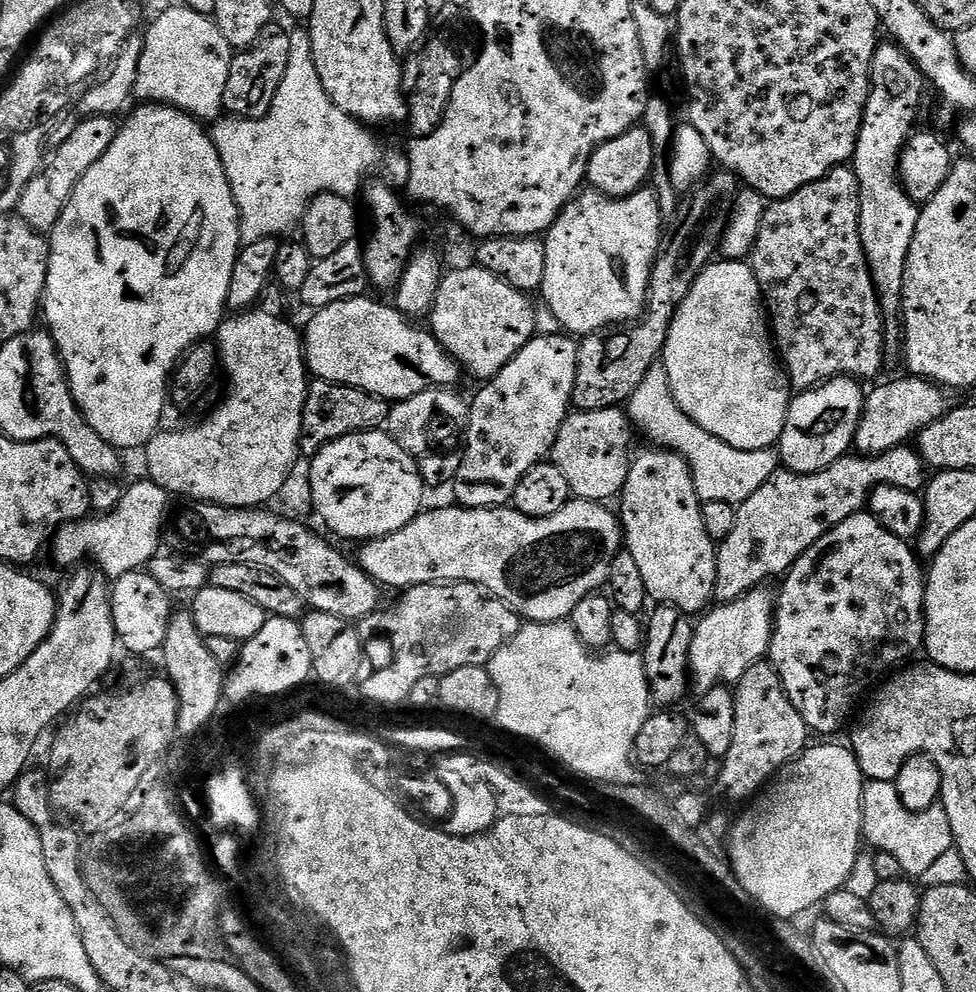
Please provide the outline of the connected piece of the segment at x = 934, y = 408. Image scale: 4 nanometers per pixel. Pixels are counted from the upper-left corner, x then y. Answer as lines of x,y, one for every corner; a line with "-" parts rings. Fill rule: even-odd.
908,374
905,377
905,380
892,380
889,384
877,383
877,388
865,395
862,418
858,422
854,441
857,453
877,456
907,445
911,436
912,439
919,437
920,431
930,426
930,422
938,422
938,418
948,413
950,401
945,389
920,376

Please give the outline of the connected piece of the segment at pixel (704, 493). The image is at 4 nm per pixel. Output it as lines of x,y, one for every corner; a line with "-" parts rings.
657,362
646,370
646,378
638,382
638,390
626,402
629,420
652,439
655,447
677,452
690,466
694,478
696,497
702,502
726,502
738,506
754,490
759,490
766,481
781,467
780,453
775,447
762,450
738,450
722,438
714,438
698,422
694,422
680,409
670,390
668,375
663,363

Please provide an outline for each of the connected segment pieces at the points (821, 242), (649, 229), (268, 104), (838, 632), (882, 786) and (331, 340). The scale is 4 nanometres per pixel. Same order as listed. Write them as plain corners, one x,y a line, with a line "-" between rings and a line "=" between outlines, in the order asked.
848,166
832,169
830,174
826,174
818,182
810,182
810,186
802,186
802,190
798,190
786,198
771,201
764,209
764,217
762,218
762,226
758,230
756,245
752,247
750,253
750,267
760,284
762,299
766,305
767,315
770,317
770,332
774,337
774,347
778,353
778,359
787,375
789,385
793,389
818,388
821,384
833,380
836,376
850,376
861,382
872,379
872,381
875,381
877,379
875,376
879,374
884,360
886,361
884,313
880,310
880,297
876,295
876,287
866,262
860,223
858,222
859,213
858,182
856,181
856,175
852,173
851,167
=
595,190
581,191
543,237
546,278
542,278
539,295
544,296
543,307
558,318
565,333
583,338
643,316
652,264
662,243
660,204
648,191
634,192
621,200
=
273,22
258,34
258,38
248,48
241,48
233,55
230,78
226,78
226,94
223,111
233,112
236,118
267,116
272,111
274,94
280,92
282,78
290,66
290,32
279,22
=
865,510
855,512
846,522
838,522
788,569
780,596
778,592
775,597
776,614
767,659
774,666
784,693
813,733
831,737
828,735
838,731
848,715
857,711
864,691
867,693
881,677
911,661
911,656
924,648
926,572
923,567
920,569
920,563
921,557
909,541
890,534
882,522
=
865,779
862,794
862,840
877,853
886,852
901,866
903,875
917,878
928,872
948,851
953,851
954,841
950,830
950,818
943,804
937,802
930,810
911,812
898,798
898,790
891,780
=
367,295
355,296
342,302
334,302
334,306
313,311
312,321
308,329
303,329
305,365
315,379
345,384
363,392
369,392
389,402
405,400
414,394
422,394
427,388
451,388
459,385
462,369
436,341
431,331
424,332
408,317
402,315
391,303
379,304
376,300
368,300

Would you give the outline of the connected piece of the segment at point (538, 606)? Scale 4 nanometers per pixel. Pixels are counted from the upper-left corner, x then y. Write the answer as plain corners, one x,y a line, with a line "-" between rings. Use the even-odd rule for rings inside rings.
569,499
568,504
562,506
562,510
558,510
558,514
550,514
546,518
538,518
537,520
530,518
526,514
517,512
511,506
502,508
451,507
432,509
429,507
427,510
421,511
420,515
415,516
406,526
402,526
402,530
398,530
389,536
382,536
379,540
369,540
361,543
359,545
360,557
358,557
360,568
371,580
376,581
377,584
383,586
385,589
400,588
399,590
407,590
419,584
435,584
437,582
467,582
478,584
485,592
497,596
499,600
506,601
525,621
538,624
554,624
567,621
571,617
574,606
578,606
578,602
582,602
582,598
599,593
608,584
608,576
611,574
611,564
622,551
622,529
619,515
613,509
611,512
608,506
594,500

